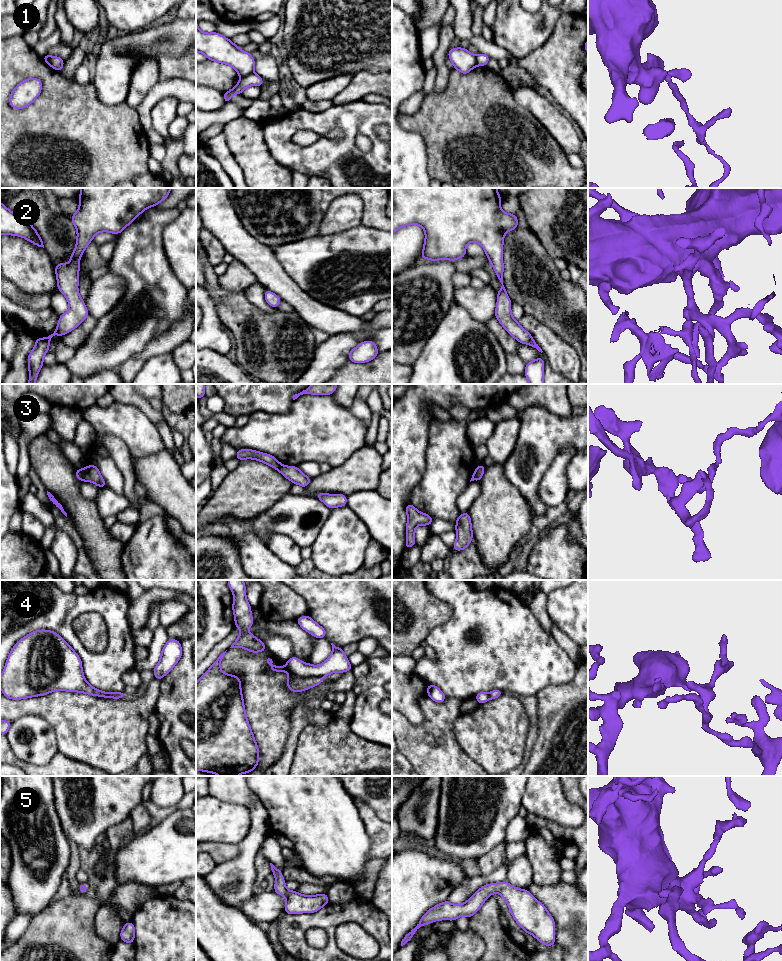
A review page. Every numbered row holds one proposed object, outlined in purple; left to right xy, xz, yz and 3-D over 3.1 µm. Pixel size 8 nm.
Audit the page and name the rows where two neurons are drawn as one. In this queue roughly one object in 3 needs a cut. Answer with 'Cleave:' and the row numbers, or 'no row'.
Cleave: 1, 3, 4

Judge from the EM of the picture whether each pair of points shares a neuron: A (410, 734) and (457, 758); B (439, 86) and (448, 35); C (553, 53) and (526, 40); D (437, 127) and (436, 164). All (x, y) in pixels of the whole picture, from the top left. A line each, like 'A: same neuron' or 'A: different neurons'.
A: same neuron
B: same neuron
C: different neurons
D: same neuron

